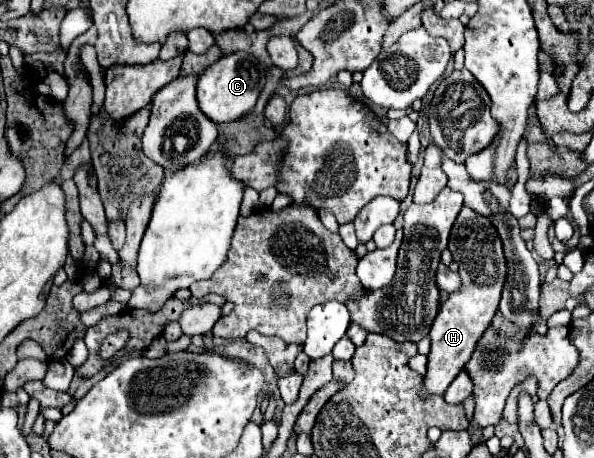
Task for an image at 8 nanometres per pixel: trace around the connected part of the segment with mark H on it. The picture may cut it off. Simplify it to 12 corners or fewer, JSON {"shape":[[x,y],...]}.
{"shape":[[464,206],[448,248],[462,288],[432,324],[422,398],[444,394],[498,310],[496,228]]}

